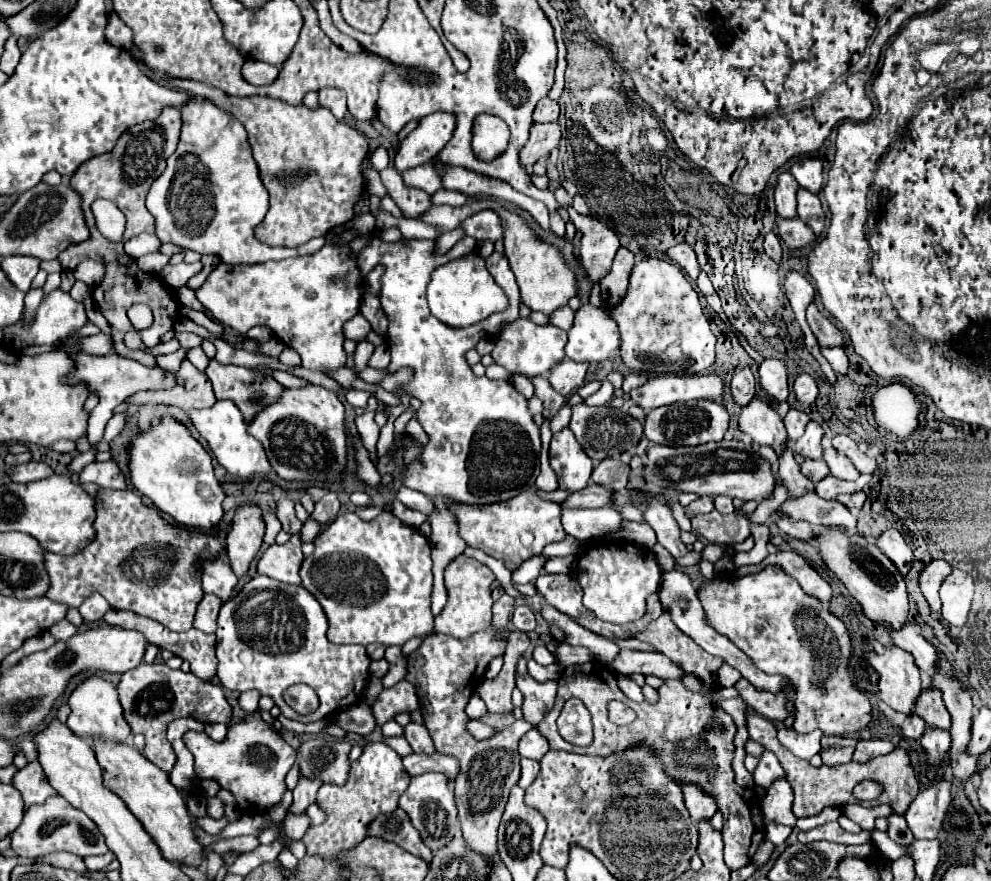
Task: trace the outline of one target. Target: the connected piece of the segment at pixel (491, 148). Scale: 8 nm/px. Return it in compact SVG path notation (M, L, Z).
M479 114L473 122L473 150L481 160L499 156L509 142L507 124L491 114Z

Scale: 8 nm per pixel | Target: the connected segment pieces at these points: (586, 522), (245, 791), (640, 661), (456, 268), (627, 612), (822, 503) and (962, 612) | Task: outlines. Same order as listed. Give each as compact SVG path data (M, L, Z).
M609 506L597 510L561 508L561 524L569 536L577 540L589 540L593 536L619 530L621 514Z
M249 714L245 722L229 726L223 742L211 740L205 732L187 732L185 744L195 756L195 774L199 778L213 778L221 788L235 796L237 808L243 814L267 812L285 794L285 776L295 764L295 748L291 748L269 724L265 724L259 714Z
M621 650L619 654L617 654L617 658L611 662L611 666L609 666L617 676L631 676L631 674L635 674L635 672L639 672L639 674L653 674L653 676L659 676L659 678L667 678L667 676L681 676L683 672L667 658L667 656L663 656L663 654L657 654L657 652L641 652L641 650Z
M477 252L435 268L433 278L427 286L427 300L431 314L451 328L465 328L477 324L495 312L507 310L509 306L507 296L495 284L495 280L491 280L491 274L485 268L485 260Z
M611 542L587 548L579 554L577 566L581 570L577 580L583 588L583 606L599 620L613 624L629 624L639 620L645 614L647 596L657 592L661 582L661 568L655 560L655 554L626 542Z
M803 494L799 498L789 496L785 504L777 510L779 516L789 516L791 520L805 520L813 526L831 526L845 532L855 532L855 516L837 500L823 500L817 494Z
M953 568L947 580L941 584L941 614L953 626L963 626L967 622L967 614L973 600L973 578L971 574Z

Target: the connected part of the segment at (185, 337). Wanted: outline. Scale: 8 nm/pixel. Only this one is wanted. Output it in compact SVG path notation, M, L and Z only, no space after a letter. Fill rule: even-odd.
M181 332L181 334L177 334L177 340L179 340L179 344L183 346L183 348L195 348L195 346L201 346L201 342L203 342L203 338L199 338L197 334L189 334L189 332Z

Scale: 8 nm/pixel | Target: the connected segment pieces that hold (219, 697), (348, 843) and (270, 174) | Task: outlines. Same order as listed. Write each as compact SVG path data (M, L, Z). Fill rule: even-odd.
M141 664L139 668L125 672L117 690L121 706L125 710L125 720L129 722L133 734L141 732L145 736L145 746L141 754L163 772L171 772L177 760L169 740L165 738L165 730L171 720L181 716L191 716L203 724L229 724L231 720L231 706L225 698L223 686L195 678L193 672L171 670L167 664Z
M369 742L363 746L363 754L359 760L351 764L349 780L345 786L321 786L317 794L317 804L327 812L327 820L321 826L313 826L303 842L307 846L307 854L319 854L327 860L335 858L339 852L353 848L367 836L367 824L385 812L393 812L397 808L399 796L409 786L409 774L403 768L401 756L383 742Z
M170 80L189 94L209 98L235 116L247 130L259 176L271 198L271 208L255 230L259 240L275 246L297 246L353 220L355 204L365 192L361 164L369 150L369 142L361 132L335 120L329 108L323 106L311 110L305 104L293 106L259 94L239 98L196 81ZM281 170L285 172L285 180L281 178Z

